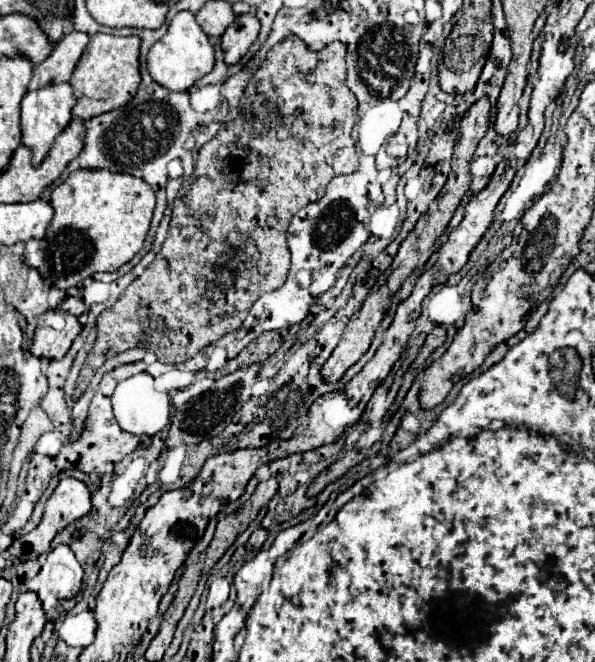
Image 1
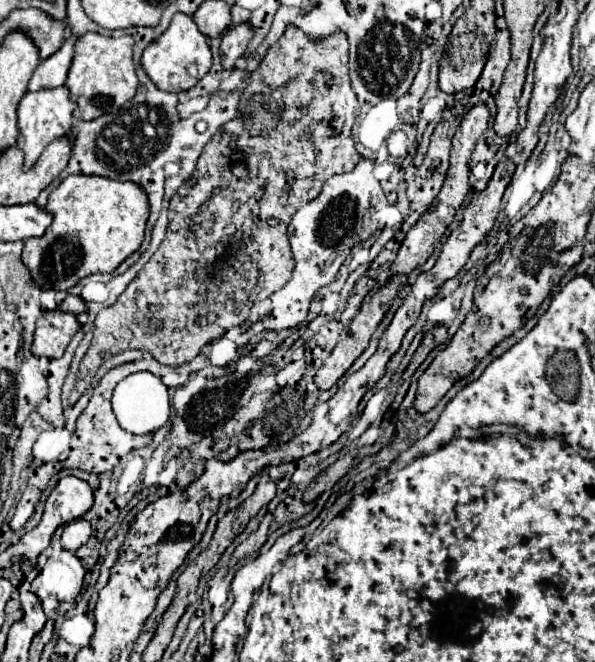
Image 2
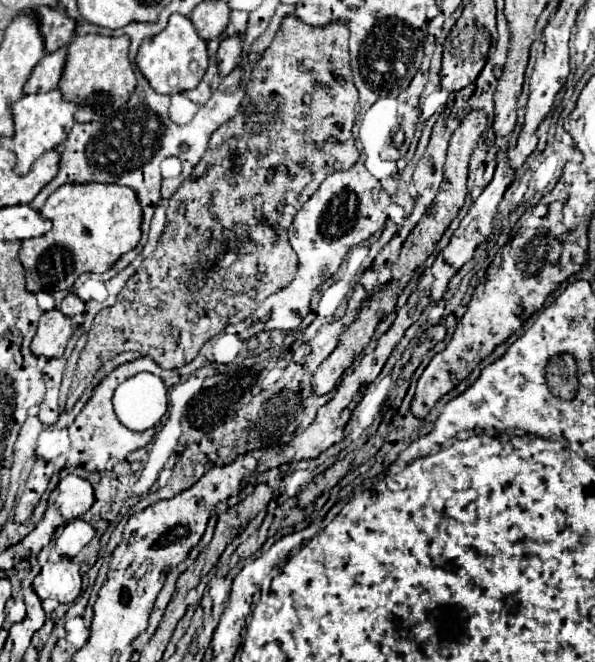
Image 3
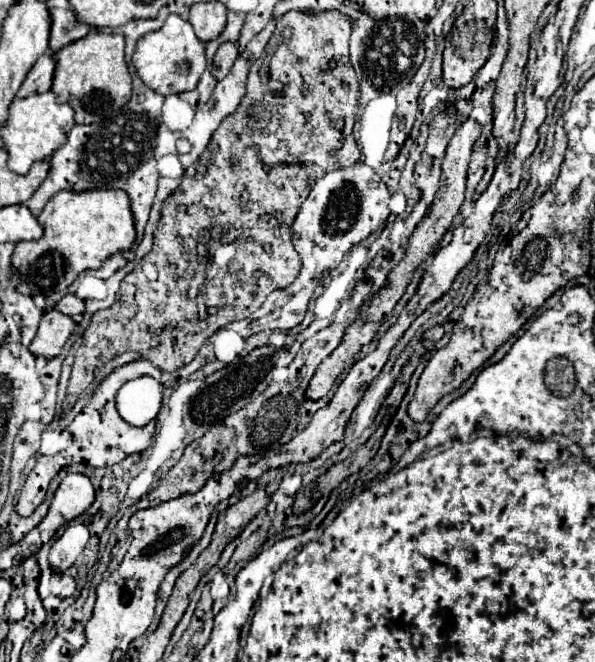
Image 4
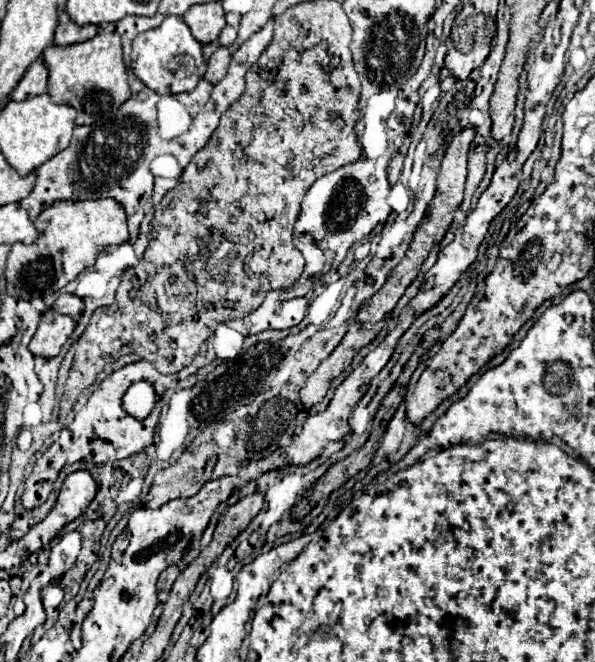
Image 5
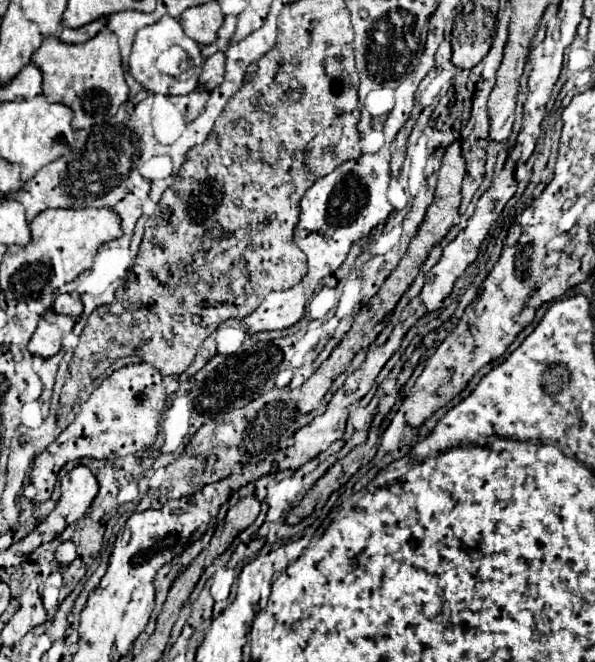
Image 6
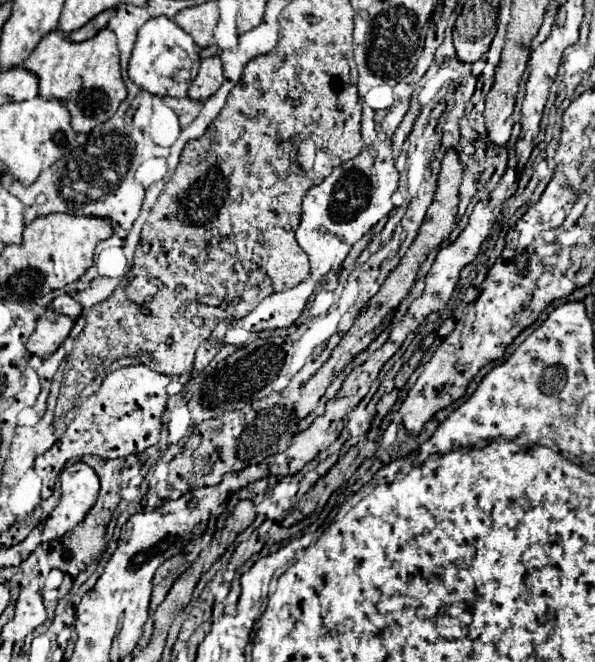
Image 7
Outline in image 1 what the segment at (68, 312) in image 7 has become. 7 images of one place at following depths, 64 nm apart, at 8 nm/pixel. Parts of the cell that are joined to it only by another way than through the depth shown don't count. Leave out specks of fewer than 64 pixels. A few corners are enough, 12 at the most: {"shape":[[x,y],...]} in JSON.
{"shape":[[66,298],[62,310],[82,316],[86,306],[80,298]]}

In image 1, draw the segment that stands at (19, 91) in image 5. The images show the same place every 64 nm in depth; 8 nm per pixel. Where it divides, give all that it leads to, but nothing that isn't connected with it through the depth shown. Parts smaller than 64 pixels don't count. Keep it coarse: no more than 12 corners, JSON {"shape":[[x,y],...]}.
{"shape":[[70,32],[34,68],[28,90],[68,82],[88,34]]}

